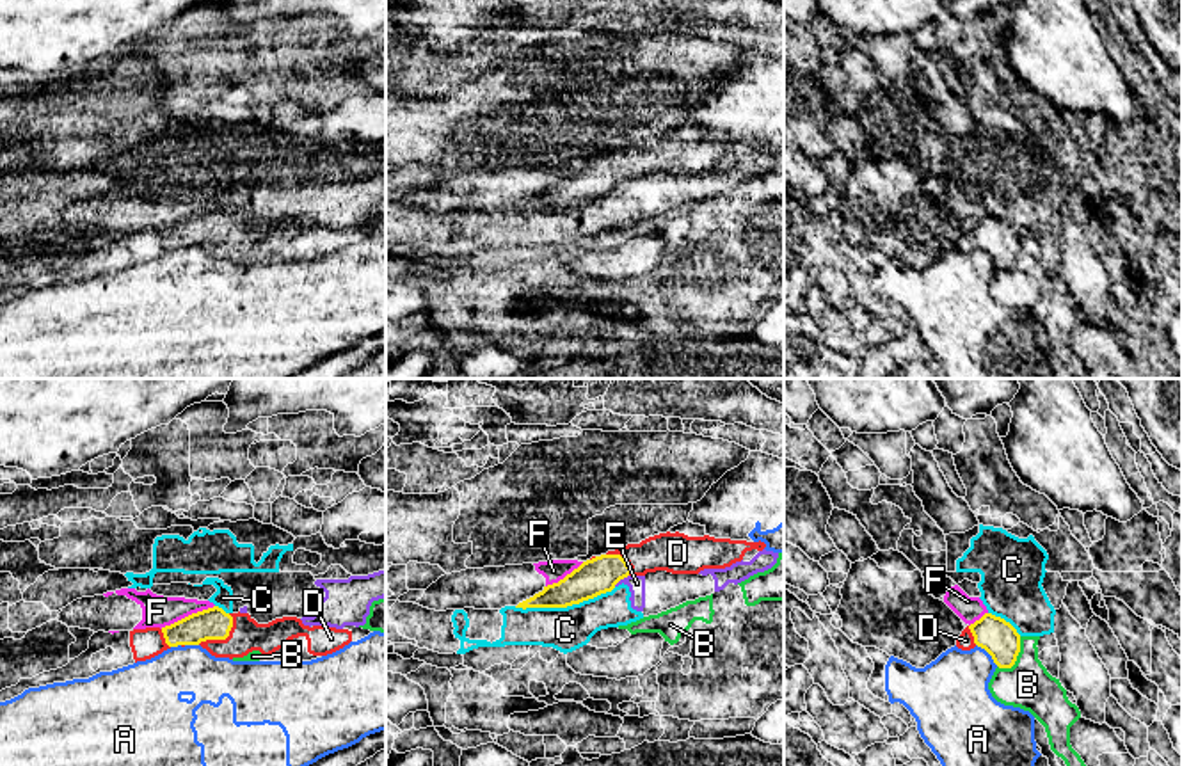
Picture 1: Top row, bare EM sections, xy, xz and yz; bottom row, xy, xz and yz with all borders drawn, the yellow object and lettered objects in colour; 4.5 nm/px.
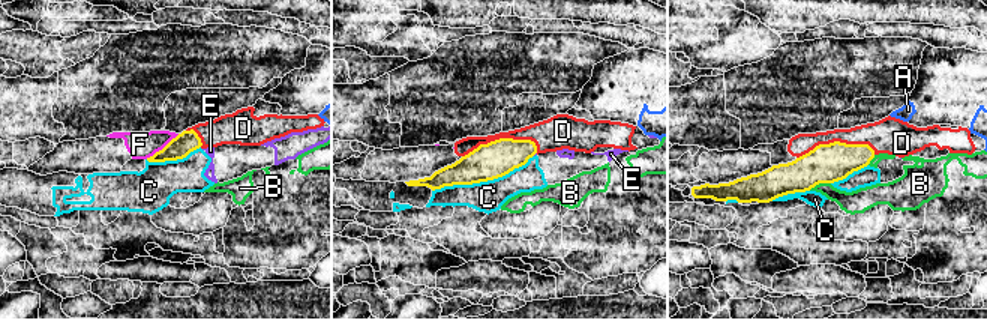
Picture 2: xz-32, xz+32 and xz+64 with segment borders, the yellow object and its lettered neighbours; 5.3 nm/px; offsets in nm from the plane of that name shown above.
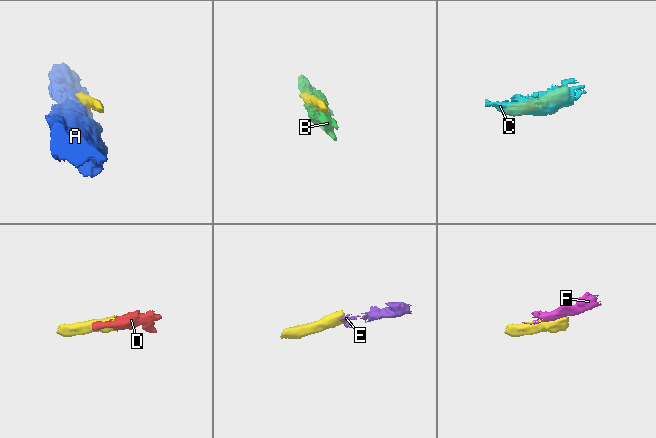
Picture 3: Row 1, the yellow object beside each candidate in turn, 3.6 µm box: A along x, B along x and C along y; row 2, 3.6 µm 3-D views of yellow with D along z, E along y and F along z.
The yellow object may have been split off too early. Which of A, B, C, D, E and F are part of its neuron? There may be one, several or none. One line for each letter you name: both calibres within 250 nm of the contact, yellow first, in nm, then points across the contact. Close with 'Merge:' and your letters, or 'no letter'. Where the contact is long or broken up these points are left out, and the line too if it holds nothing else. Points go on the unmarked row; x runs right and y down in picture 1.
D: calibres 140 and 150 nm; way xy (210, 226), (221, 240), (246, 237)
Merge: D

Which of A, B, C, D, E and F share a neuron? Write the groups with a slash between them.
A / B / C E / D / F

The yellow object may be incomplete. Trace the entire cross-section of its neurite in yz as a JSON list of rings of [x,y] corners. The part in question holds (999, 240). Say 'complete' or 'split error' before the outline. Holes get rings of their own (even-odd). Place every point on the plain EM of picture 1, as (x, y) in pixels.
split error; [[[985,215],[956,240],[956,249],[962,252],[976,247],[985,251],[999,270],[1011,270],[1020,254],[1020,236],[1004,220]]]

